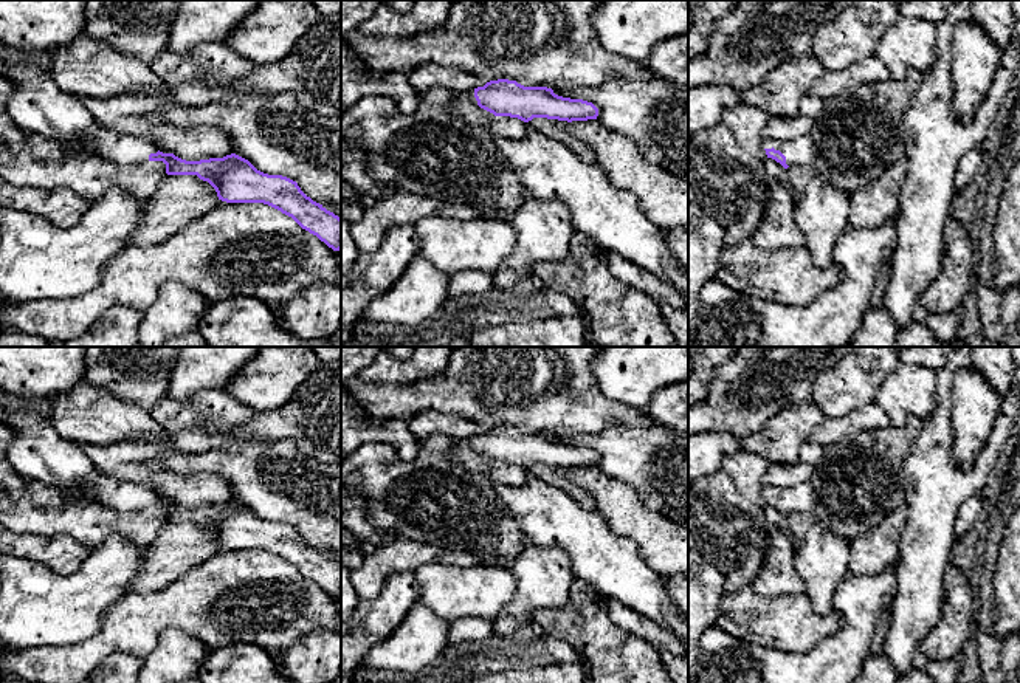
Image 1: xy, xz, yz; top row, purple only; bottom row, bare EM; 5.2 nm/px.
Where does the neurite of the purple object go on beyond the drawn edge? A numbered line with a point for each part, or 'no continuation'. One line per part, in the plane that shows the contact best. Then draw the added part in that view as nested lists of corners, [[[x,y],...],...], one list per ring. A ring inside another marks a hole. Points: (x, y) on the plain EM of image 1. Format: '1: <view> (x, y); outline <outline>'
1: xz (464, 449); outline [[[474,437],[470,438],[453,438],[453,457],[476,471],[490,471],[494,462],[481,455],[474,444]]]

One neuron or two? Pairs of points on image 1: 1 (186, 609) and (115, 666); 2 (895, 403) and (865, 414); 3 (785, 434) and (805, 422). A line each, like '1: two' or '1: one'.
1: two
2: two
3: one

